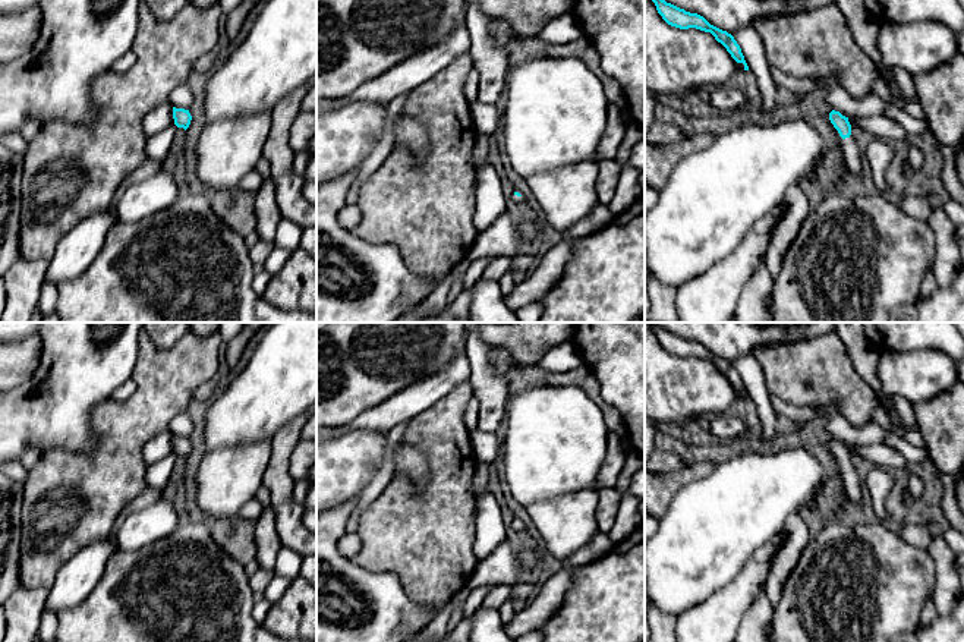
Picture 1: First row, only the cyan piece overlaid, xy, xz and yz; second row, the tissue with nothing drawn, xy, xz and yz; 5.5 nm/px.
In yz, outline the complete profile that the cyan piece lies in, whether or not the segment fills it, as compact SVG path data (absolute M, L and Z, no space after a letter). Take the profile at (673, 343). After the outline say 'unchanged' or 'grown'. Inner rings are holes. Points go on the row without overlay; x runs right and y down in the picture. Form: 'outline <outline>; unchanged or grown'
outline M650 322L650 325L656 334L658 342L662 344L662 347L668 353L680 356L680 358L696 356L696 358L700 358L705 361L711 361L715 365L715 368L727 377L727 380L731 383L731 385L737 391L743 391L744 399L749 399L749 394L744 388L741 377L731 362L711 353L703 344L700 344L697 342L690 342L690 340L686 340L684 337L680 337L671 331L667 331L658 322Z; unchanged

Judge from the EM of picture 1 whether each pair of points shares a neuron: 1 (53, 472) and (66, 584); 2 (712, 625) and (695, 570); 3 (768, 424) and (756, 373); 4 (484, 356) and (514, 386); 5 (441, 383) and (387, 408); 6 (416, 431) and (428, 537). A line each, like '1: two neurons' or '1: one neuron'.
1: two neurons
2: two neurons
3: one neuron
4: two neurons
5: one neuron
6: one neuron

